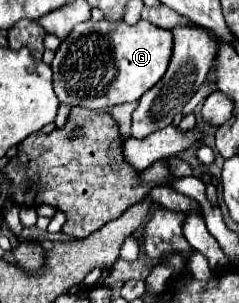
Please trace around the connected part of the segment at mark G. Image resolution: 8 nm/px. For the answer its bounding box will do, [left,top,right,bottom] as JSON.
[53,19,173,111]

